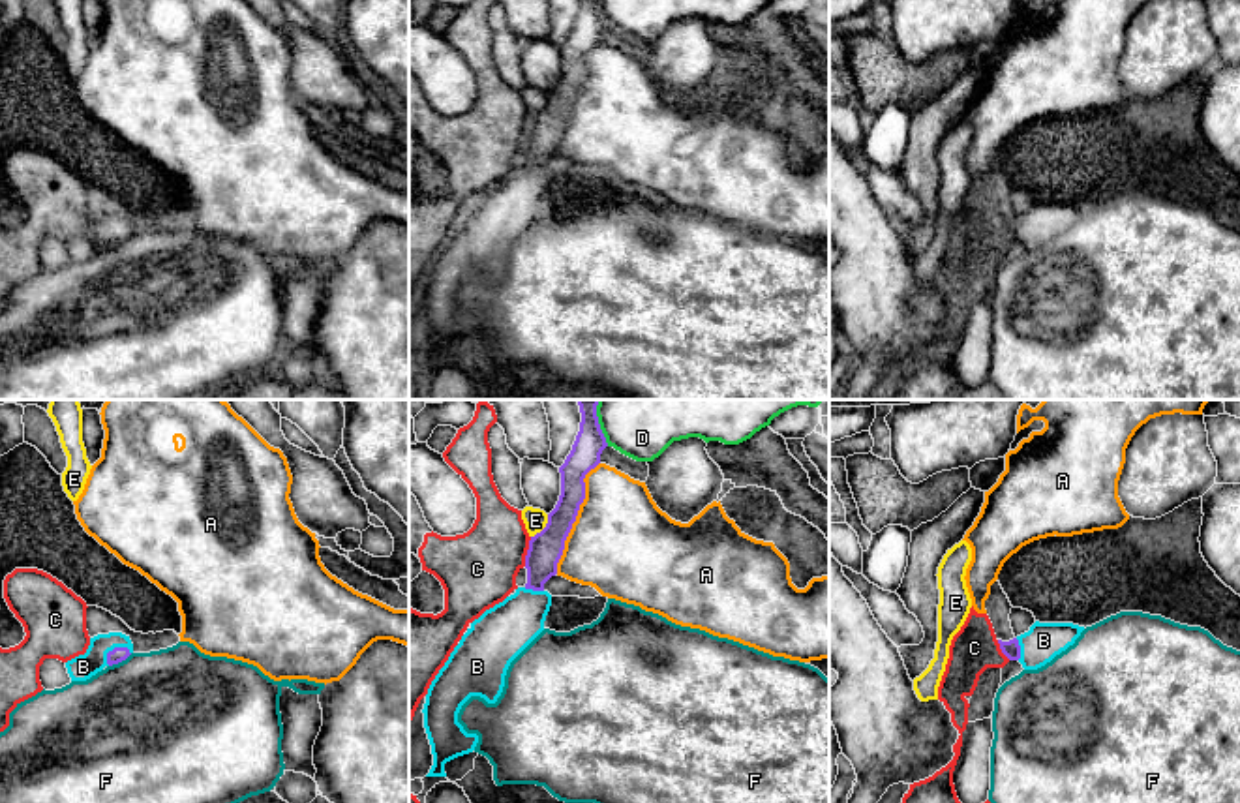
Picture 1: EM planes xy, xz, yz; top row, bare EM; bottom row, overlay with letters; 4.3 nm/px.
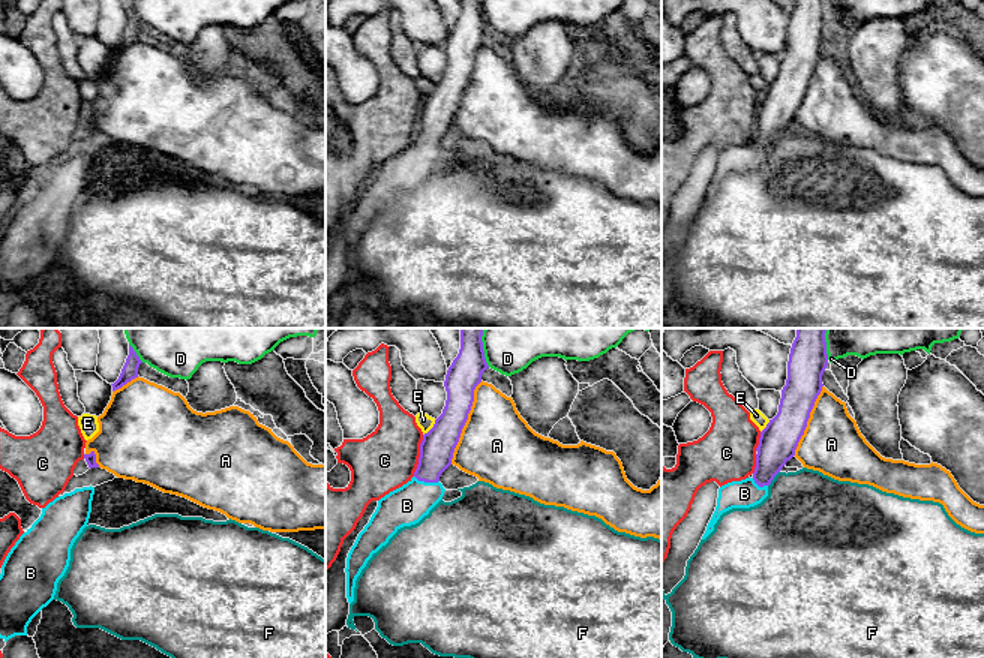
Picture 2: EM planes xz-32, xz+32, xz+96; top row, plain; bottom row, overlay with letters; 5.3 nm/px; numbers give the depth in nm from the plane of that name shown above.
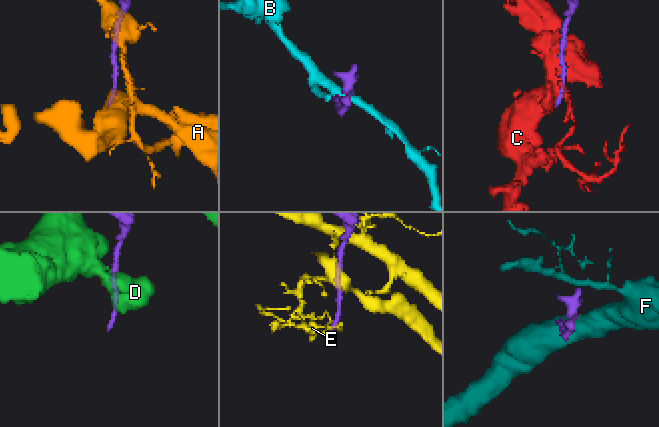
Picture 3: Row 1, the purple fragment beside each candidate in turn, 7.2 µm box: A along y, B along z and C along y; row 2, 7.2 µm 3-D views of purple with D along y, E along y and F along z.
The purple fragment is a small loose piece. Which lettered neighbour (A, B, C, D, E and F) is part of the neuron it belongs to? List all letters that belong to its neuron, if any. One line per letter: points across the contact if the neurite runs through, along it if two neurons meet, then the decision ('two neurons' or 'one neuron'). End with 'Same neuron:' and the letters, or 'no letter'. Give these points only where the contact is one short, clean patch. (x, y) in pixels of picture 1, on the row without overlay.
A: two neurons
B: runs through xy (117, 235), (115, 227), (104, 229), (83, 246); one neuron
C: two neurons
D: two neurons
E: two neurons
F: border along xy (132, 233), (109, 246); two neurons
Same neuron: B

